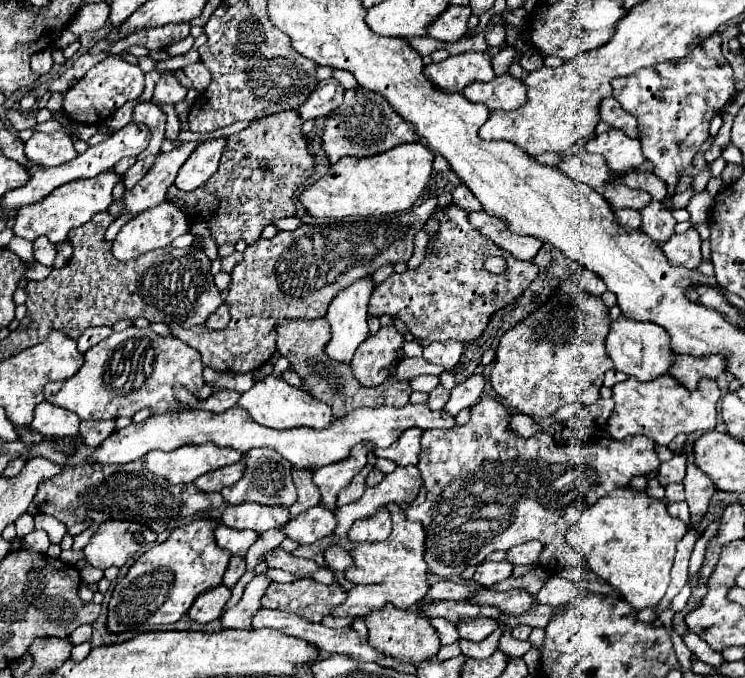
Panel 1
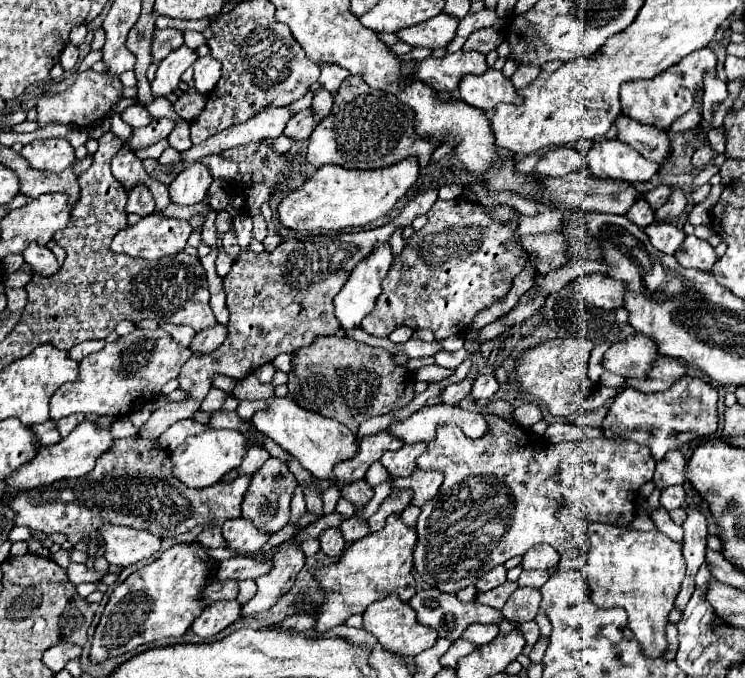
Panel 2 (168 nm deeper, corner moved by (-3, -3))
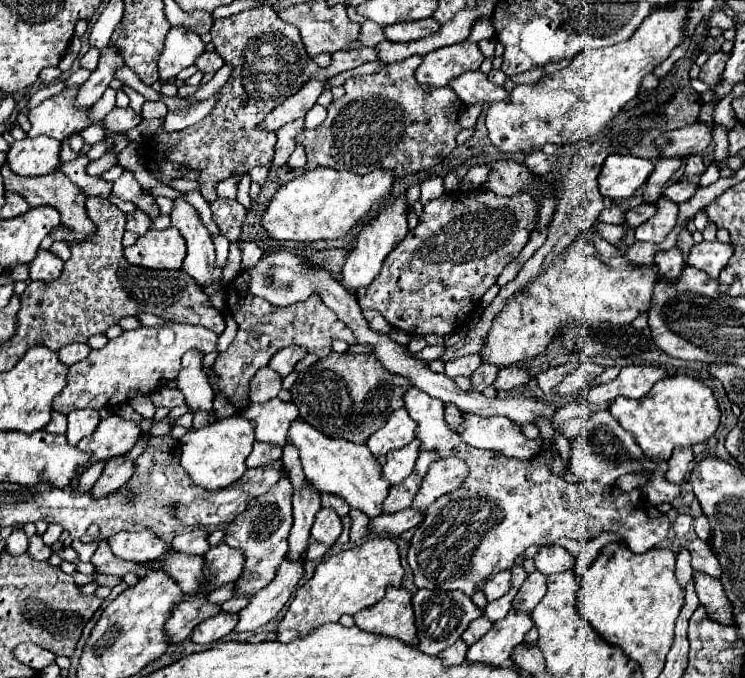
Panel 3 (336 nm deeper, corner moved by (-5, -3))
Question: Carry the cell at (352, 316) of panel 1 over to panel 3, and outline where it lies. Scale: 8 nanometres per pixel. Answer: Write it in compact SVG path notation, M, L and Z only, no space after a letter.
M402 195L396 203L386 205L378 213L378 217L374 221L370 221L366 227L362 227L362 231L360 231L360 235L356 239L356 245L350 251L350 255L346 259L346 265L342 269L342 275L344 275L342 285L344 285L344 289L350 295L358 295L358 289L368 287L380 275L384 259L388 257L388 253L404 239L406 233L408 233L408 225L406 225L406 197Z

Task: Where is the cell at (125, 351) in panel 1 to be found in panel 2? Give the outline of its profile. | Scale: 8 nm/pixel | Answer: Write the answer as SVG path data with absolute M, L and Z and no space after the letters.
M134 329L130 335L114 343L106 343L102 351L80 361L80 373L74 383L62 385L50 399L50 419L58 421L72 413L128 417L138 405L160 395L166 381L178 377L180 367L190 359L190 349L176 343L164 329Z

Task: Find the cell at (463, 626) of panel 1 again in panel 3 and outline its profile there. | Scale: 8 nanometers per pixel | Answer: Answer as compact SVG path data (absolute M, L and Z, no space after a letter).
M480 617L480 619L476 619L476 621L470 623L470 627L462 633L462 639L466 641L466 645L472 645L480 637L484 637L490 629L492 629L492 623L488 621L488 617Z

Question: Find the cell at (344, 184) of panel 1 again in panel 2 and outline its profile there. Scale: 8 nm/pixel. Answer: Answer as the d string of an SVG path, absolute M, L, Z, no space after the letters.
M414 157L372 171L350 171L340 165L324 165L316 169L302 187L280 201L278 219L286 229L294 231L340 231L346 227L362 227L392 211L396 201L414 185L418 173L420 167Z

